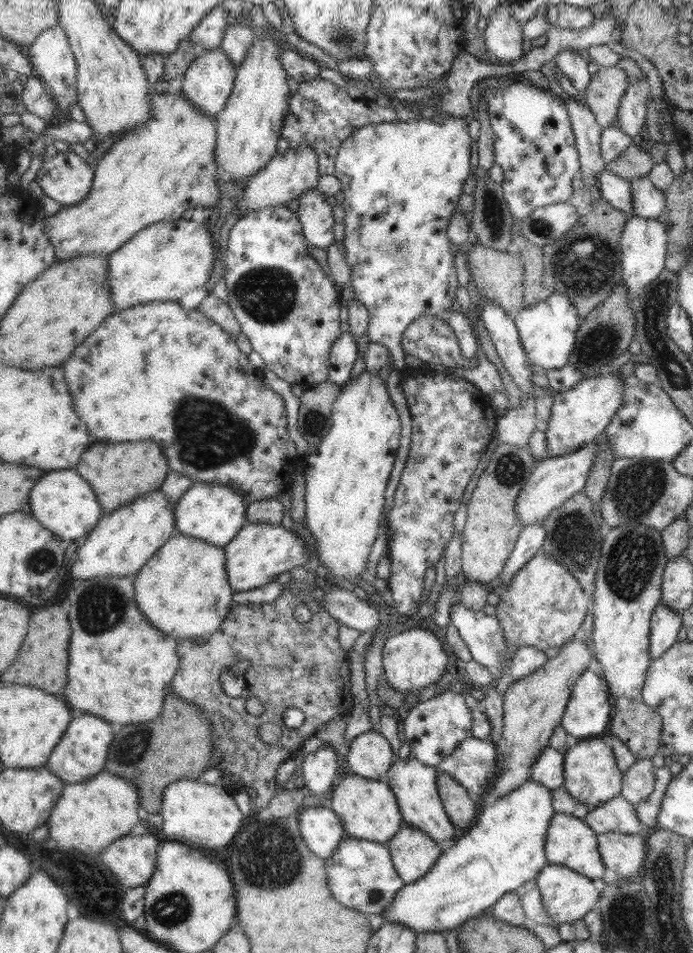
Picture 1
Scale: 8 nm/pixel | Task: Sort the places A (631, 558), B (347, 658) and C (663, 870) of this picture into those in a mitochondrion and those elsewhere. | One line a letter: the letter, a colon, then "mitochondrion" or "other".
A: mitochondrion
B: other
C: mitochondrion

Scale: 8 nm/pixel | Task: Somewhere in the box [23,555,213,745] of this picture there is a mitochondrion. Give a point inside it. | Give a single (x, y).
(100, 607)

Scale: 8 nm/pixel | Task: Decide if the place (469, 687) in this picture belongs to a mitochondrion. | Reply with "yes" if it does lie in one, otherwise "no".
no

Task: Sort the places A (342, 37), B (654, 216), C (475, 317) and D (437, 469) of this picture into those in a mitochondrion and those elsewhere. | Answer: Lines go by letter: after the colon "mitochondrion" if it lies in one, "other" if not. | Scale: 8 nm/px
A: mitochondrion
B: other
C: other
D: other

